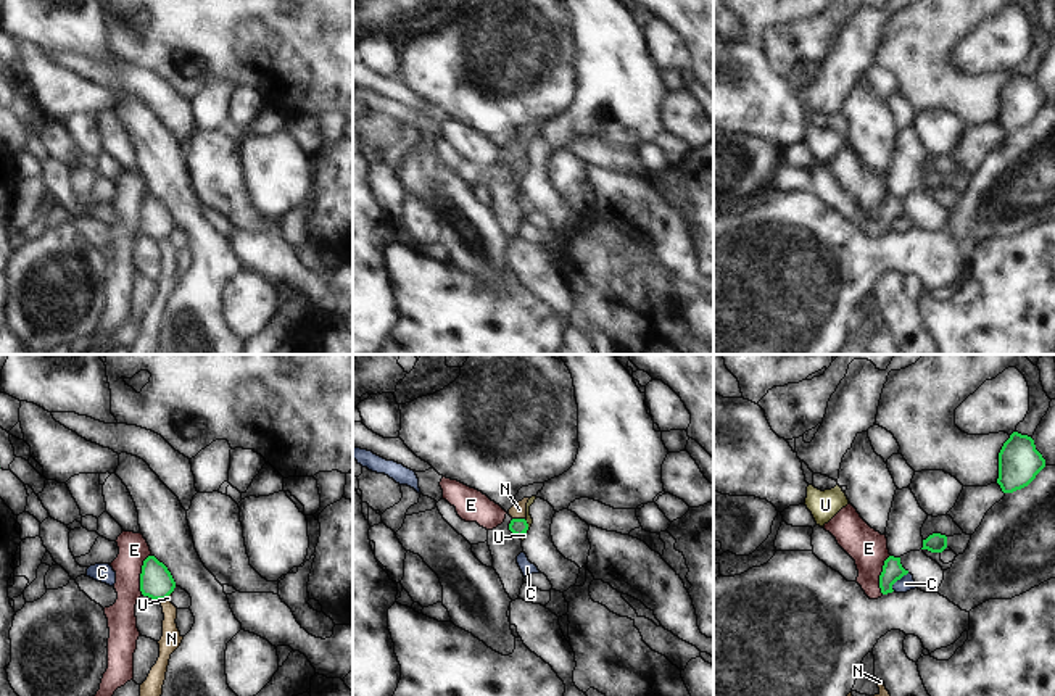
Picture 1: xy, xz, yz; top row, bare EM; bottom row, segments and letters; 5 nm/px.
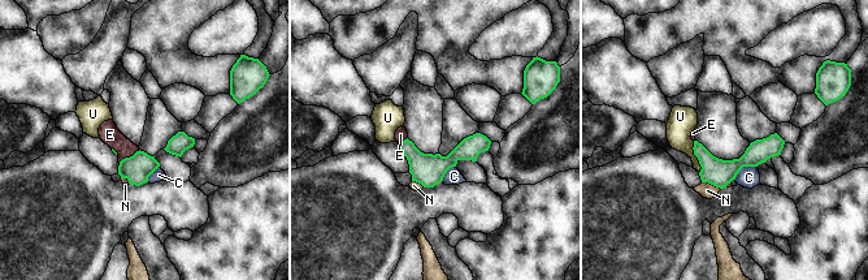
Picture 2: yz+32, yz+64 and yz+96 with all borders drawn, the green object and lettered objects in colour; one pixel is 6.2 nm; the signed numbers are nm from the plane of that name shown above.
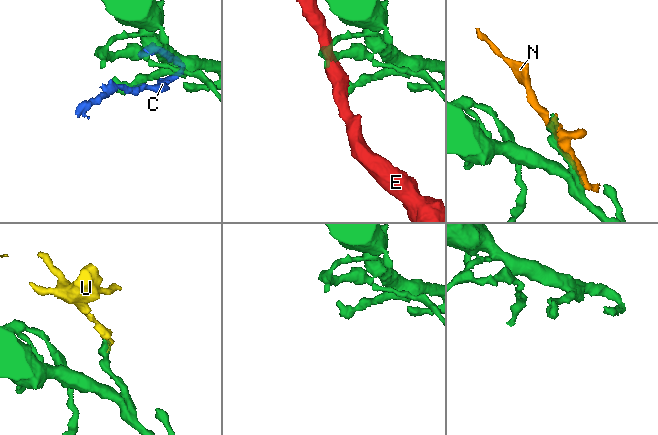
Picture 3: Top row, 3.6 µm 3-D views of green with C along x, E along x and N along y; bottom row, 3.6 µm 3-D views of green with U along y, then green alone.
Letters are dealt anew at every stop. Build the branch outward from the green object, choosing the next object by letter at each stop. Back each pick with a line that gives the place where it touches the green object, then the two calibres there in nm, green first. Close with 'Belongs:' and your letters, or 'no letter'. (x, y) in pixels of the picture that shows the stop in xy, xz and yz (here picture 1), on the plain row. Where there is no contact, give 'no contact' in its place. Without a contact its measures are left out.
Belongs: no letter

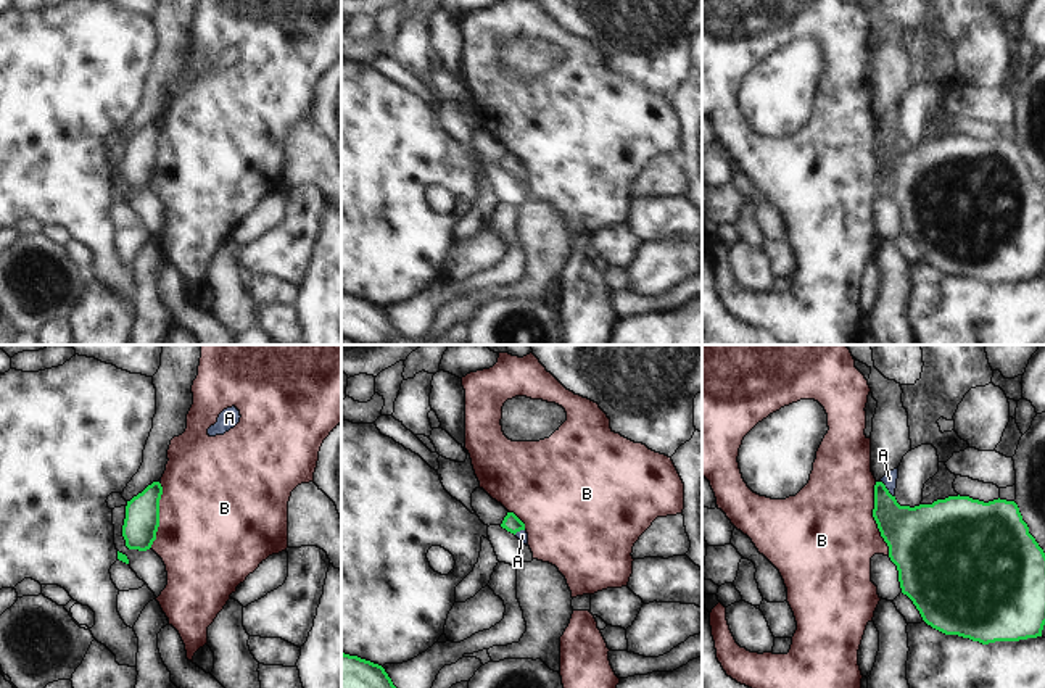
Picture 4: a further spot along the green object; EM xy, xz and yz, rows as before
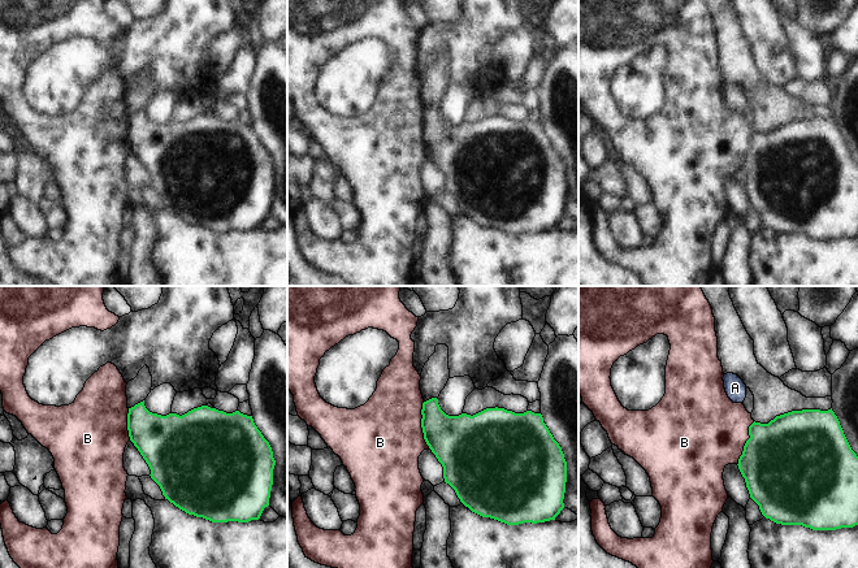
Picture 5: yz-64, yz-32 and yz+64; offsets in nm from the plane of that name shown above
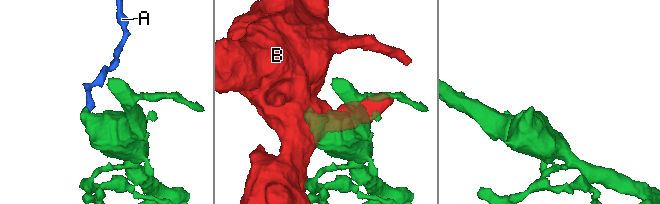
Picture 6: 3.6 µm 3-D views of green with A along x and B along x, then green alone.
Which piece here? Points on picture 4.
A: yz (886, 128) | 260/70 nm
Belongs: A

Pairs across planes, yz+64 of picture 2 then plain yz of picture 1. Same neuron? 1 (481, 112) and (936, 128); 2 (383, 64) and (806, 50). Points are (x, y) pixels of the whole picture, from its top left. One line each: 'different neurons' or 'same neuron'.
1: same neuron
2: different neurons

